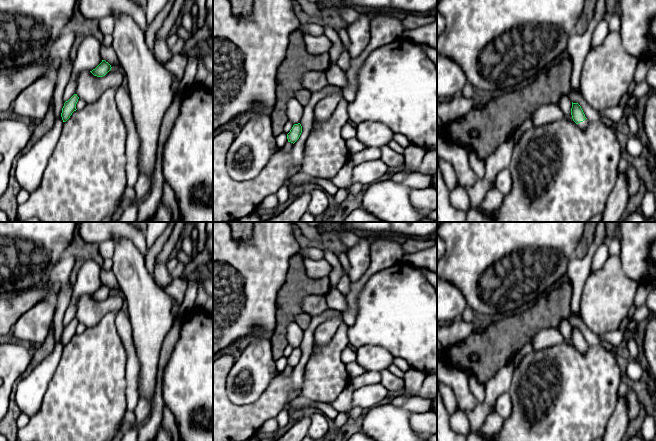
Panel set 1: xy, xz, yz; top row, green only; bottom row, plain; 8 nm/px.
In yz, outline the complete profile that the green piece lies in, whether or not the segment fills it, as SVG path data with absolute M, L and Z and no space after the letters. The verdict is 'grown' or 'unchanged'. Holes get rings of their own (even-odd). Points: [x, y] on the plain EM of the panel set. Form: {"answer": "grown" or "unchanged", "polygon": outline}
{"answer": "grown", "polygon": "M572 326L571 339L573 345L578 349L579 352L582 354L587 352L589 345L585 341L585 338L578 327Z"}

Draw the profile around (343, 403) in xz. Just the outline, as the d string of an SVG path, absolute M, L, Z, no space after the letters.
M349 384L340 395L331 403L329 403L338 412L349 412L352 407L352 399L355 389Z

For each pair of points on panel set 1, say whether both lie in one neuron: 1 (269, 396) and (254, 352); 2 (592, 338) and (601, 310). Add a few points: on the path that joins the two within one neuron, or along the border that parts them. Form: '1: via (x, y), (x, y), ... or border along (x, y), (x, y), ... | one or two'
1: border along (279, 373), (250, 404) | two
2: border along (580, 317), (597, 334) | two

